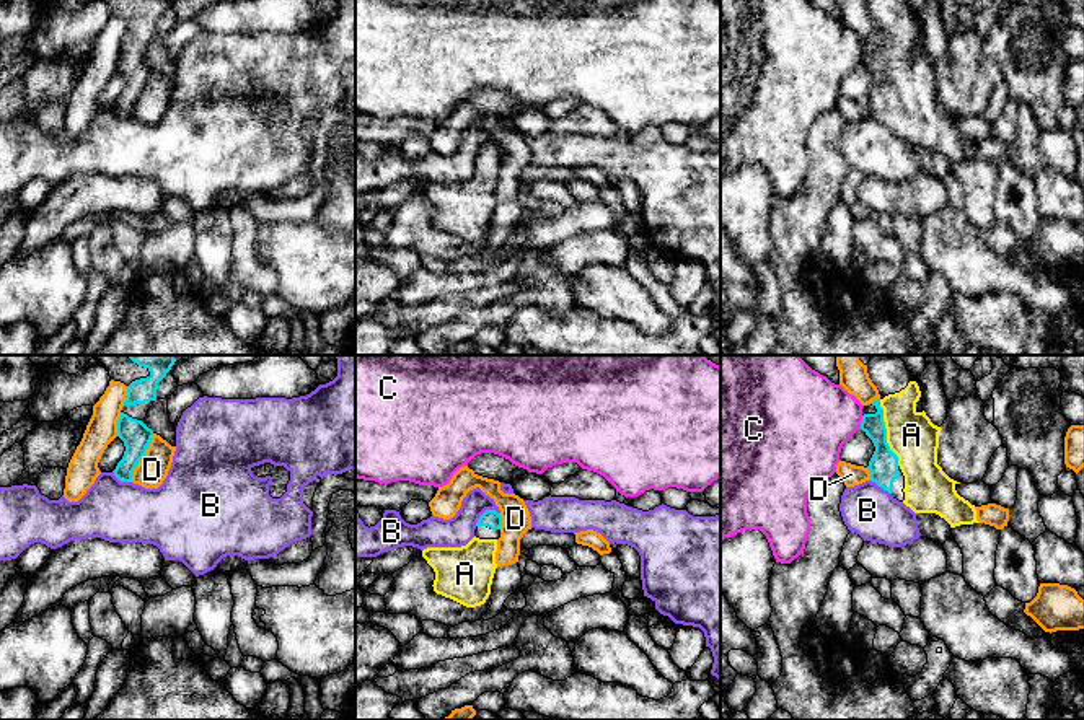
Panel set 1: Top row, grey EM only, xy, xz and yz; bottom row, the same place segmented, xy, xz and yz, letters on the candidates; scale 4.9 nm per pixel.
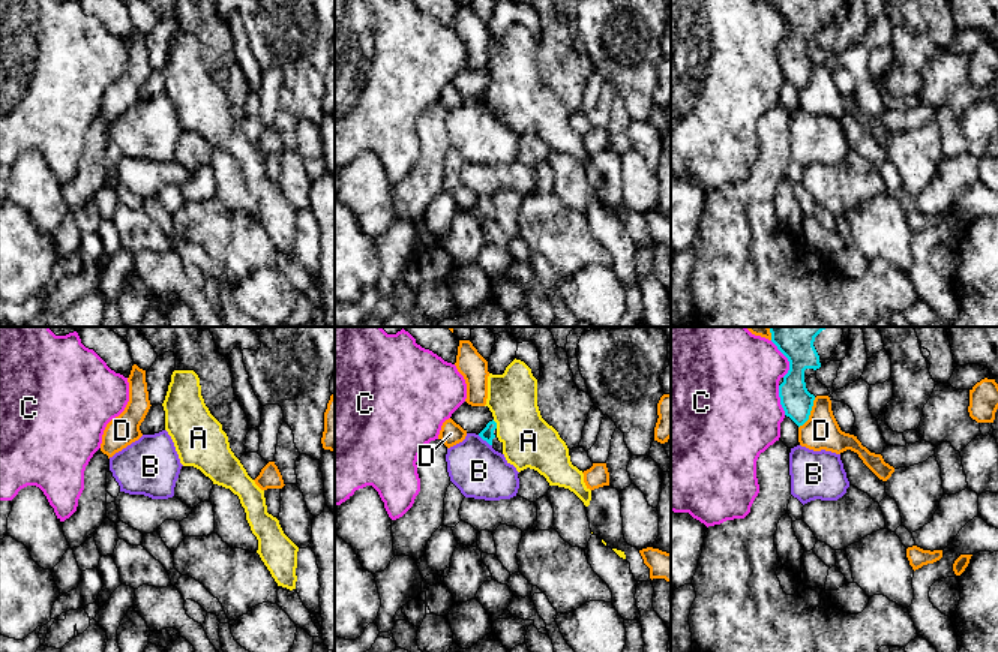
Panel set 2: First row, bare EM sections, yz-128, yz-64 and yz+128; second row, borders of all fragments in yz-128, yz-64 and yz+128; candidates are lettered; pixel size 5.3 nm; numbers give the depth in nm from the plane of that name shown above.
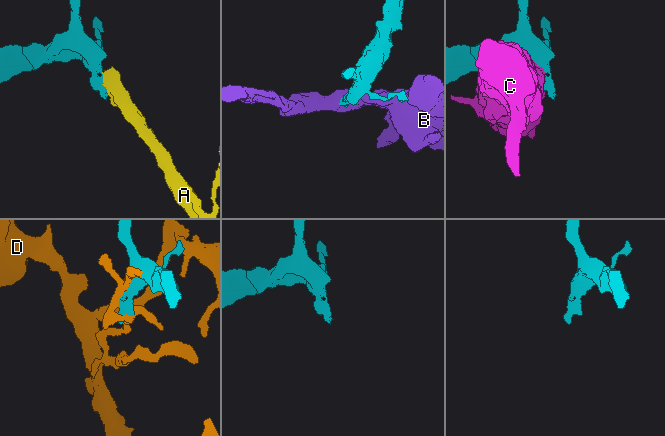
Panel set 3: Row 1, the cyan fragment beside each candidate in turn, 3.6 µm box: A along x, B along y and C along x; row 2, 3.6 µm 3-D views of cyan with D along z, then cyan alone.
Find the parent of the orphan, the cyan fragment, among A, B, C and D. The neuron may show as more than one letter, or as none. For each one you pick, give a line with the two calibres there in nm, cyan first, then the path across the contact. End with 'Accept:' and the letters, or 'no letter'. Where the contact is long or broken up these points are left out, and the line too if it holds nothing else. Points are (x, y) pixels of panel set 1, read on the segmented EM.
A: Thickness 140 nm (cyan) against 240 nm. Path across: yz (884, 465), (885, 432), (912, 435)
Accept: A

